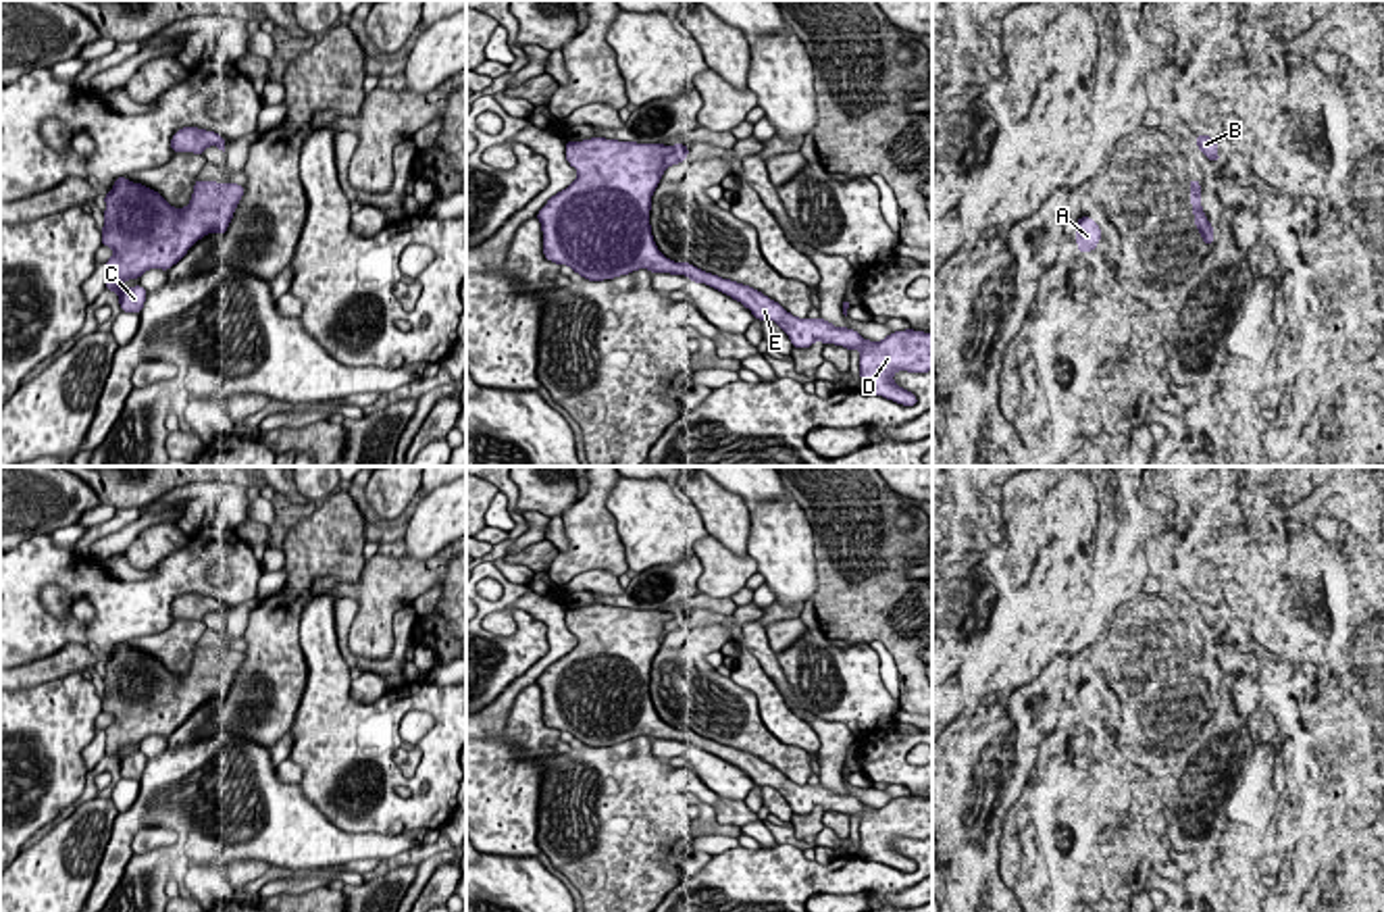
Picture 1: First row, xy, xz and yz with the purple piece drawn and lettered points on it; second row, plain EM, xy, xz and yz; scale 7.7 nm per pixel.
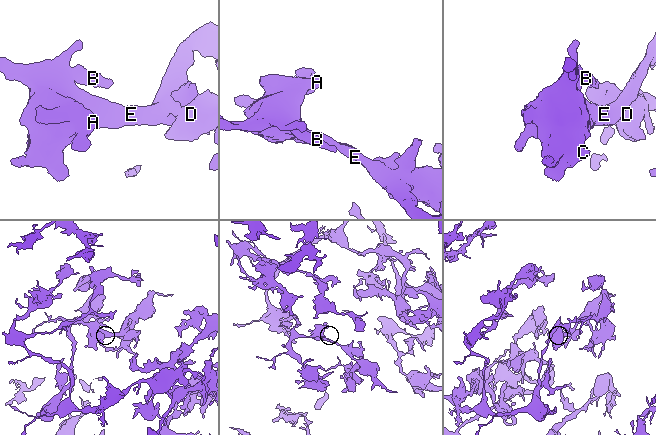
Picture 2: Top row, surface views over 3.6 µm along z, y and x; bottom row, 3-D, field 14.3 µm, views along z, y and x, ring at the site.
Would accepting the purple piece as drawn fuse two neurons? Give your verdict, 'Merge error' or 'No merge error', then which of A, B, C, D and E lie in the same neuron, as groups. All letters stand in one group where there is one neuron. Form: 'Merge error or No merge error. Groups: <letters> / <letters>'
No merge error. Groups: A B C D E

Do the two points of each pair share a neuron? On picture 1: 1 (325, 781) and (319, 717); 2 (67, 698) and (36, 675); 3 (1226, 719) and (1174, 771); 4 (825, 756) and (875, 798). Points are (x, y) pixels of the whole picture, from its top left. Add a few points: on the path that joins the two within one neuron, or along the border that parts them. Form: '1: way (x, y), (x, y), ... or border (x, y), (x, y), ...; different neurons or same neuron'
1: way (325, 765), (325, 733); same neuron
2: border (80, 671), (21, 690); different neurons
3: way (1214, 731), (1187, 758); same neuron
4: way (831, 771), (843, 788), (860, 794); same neuron

